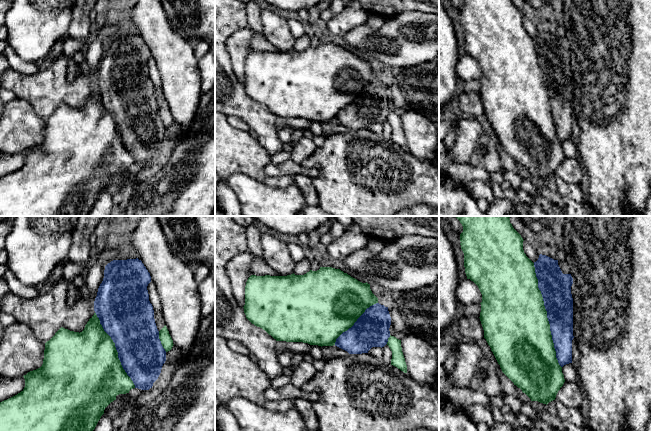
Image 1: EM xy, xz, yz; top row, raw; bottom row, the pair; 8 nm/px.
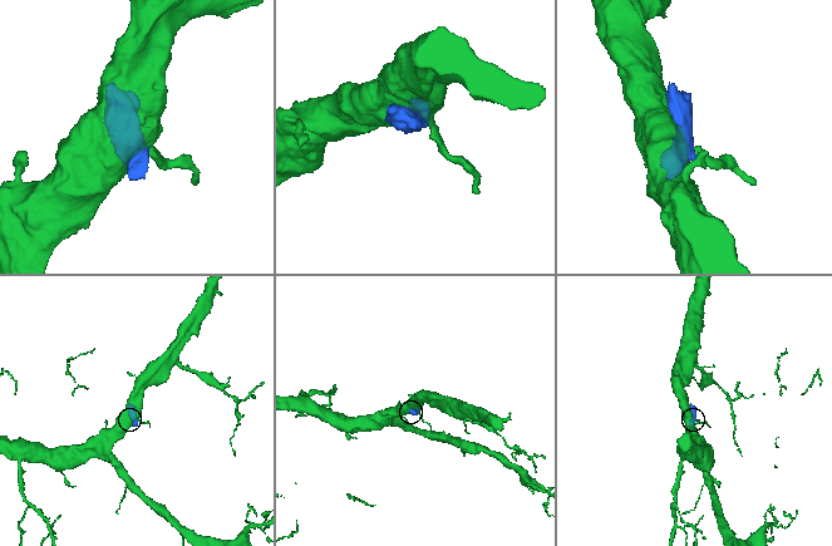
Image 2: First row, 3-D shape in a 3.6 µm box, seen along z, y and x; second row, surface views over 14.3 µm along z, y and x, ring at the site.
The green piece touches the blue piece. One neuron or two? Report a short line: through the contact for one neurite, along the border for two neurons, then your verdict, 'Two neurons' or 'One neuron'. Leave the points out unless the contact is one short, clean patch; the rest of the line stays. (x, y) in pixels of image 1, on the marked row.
Two neurons

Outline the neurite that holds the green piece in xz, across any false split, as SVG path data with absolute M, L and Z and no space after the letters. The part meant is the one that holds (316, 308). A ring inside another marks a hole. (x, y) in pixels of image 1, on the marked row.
M320 267L304 275L251 275L245 286L244 313L255 326L262 328L276 341L303 342L333 346L336 339L365 312L378 303L370 284L362 283L332 267Z

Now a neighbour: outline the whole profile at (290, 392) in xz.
M291 383L275 388L269 387L264 396L271 401L280 401L283 399L295 400L295 399L305 399L310 402L317 401L319 399L319 395L315 392L305 392L301 388L297 388L293 386Z

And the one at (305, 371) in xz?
M302 361L296 368L293 368L290 383L297 388L301 388L305 383L314 378L316 373L317 369L312 363Z

